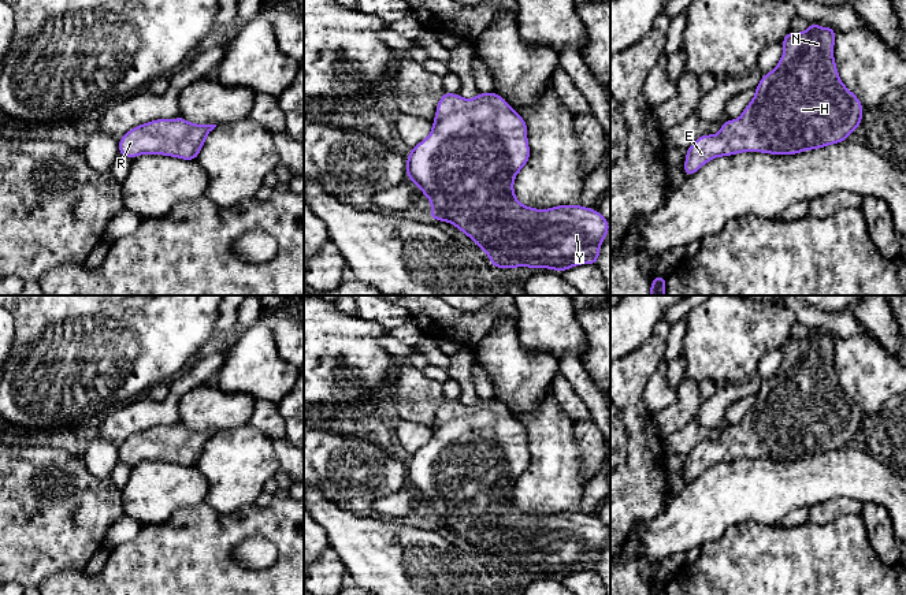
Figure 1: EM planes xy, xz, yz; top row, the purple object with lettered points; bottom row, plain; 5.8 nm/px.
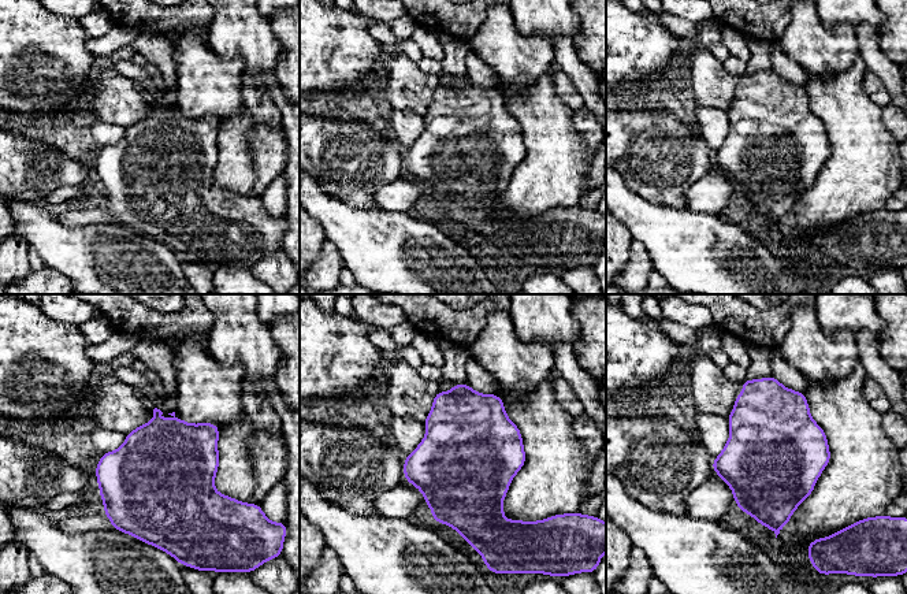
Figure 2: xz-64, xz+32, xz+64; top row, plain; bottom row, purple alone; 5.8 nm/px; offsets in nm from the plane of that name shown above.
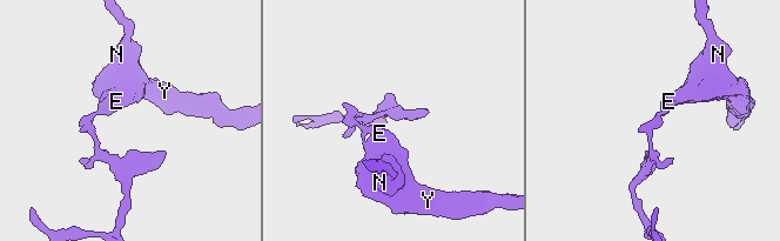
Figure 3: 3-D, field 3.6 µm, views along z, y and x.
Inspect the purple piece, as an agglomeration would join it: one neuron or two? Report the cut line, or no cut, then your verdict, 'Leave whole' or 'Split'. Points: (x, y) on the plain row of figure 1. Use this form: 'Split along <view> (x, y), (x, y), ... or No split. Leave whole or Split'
No split. Leave whole

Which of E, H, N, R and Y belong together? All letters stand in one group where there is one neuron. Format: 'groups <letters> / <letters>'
groups E H N R Y

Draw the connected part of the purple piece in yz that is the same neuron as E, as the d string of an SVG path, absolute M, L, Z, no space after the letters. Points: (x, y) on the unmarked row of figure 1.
M810 328L805 339L784 342L783 362L775 376L765 380L755 394L755 404L736 427L725 427L716 442L701 442L687 455L686 484L719 462L739 458L795 461L846 447L861 431L864 413L840 387L833 367L836 336Z

